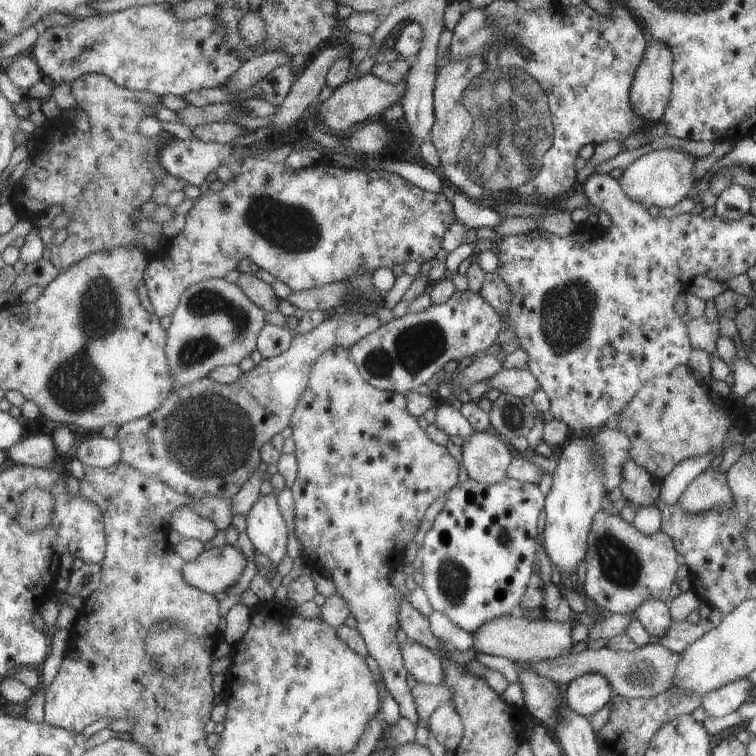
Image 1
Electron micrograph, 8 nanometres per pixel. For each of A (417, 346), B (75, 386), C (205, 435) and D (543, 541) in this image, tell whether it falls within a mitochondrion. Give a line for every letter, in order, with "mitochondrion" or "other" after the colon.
A: mitochondrion
B: mitochondrion
C: mitochondrion
D: other

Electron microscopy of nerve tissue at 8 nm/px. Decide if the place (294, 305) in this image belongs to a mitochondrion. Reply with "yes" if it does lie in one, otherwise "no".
no

